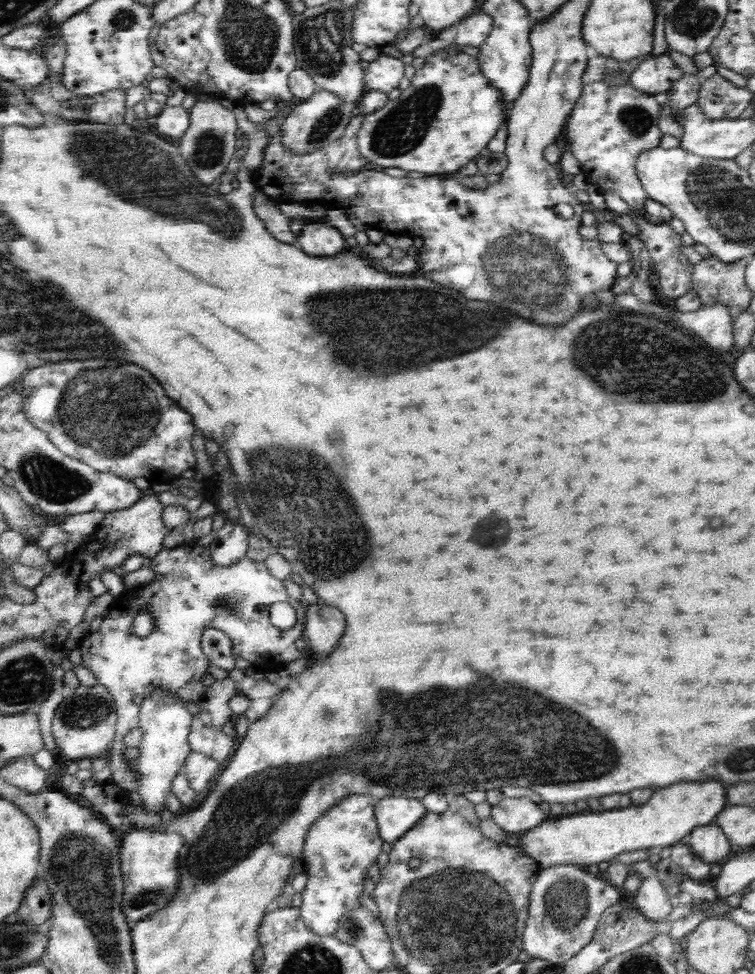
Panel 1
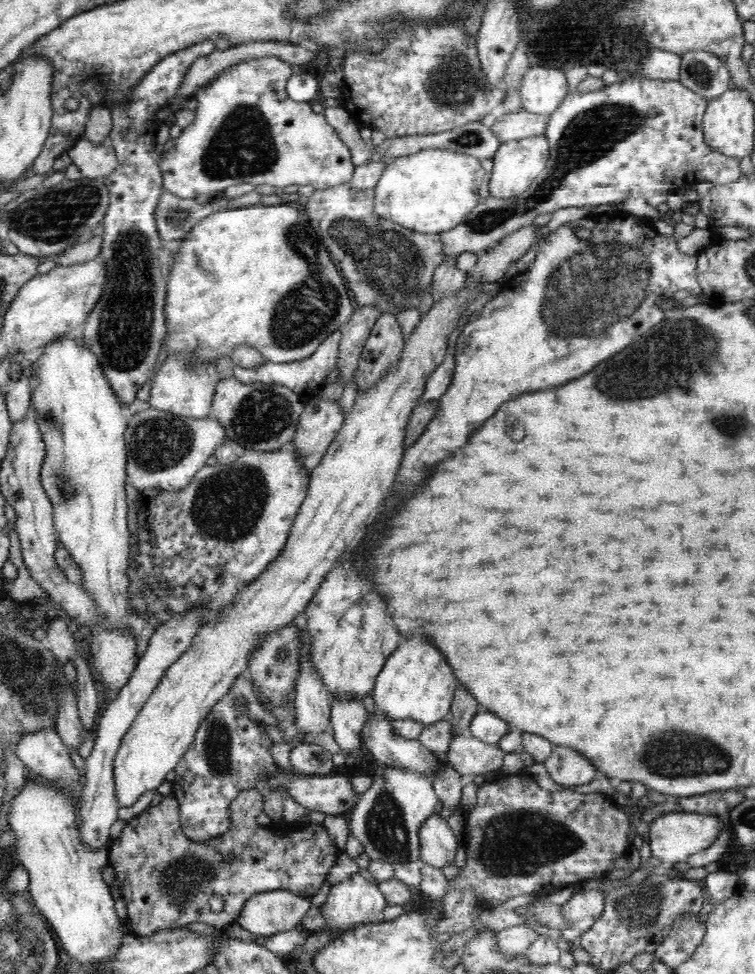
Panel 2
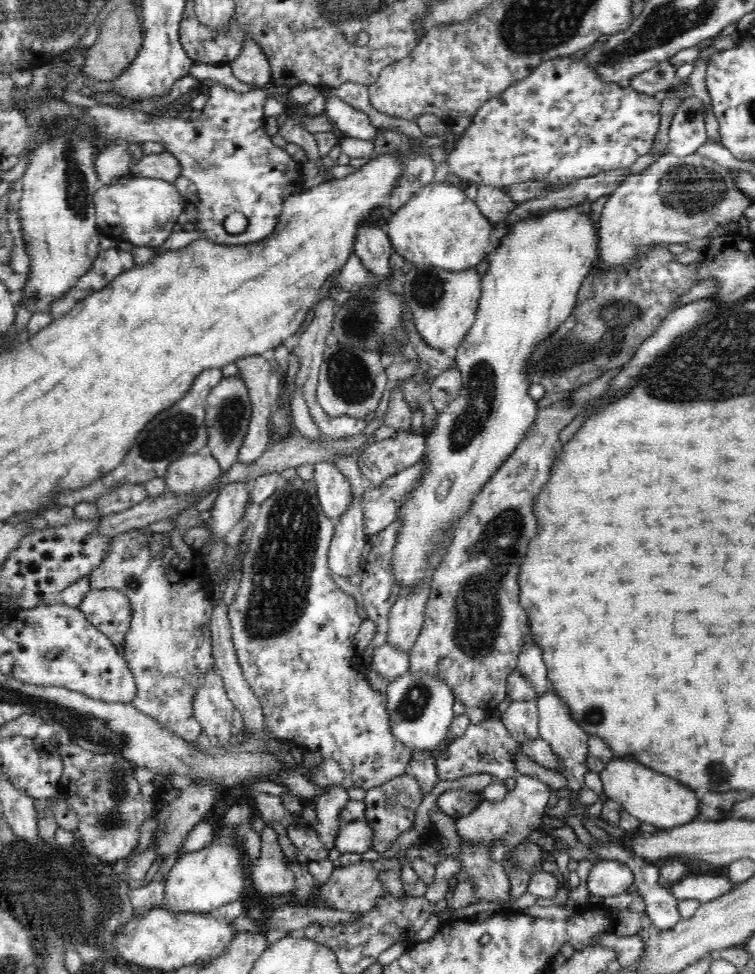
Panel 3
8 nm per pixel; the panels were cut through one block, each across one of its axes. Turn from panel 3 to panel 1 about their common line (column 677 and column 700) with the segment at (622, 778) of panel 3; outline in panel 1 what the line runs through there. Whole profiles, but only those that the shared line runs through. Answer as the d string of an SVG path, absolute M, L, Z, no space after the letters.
M721 780L701 782L677 782L667 788L655 788L651 798L641 806L629 806L621 810L581 812L563 816L559 820L545 820L539 828L519 834L519 850L531 856L541 870L555 866L597 866L599 862L613 860L621 852L637 848L673 846L685 840L693 828L709 826L709 822L725 810L727 786Z

